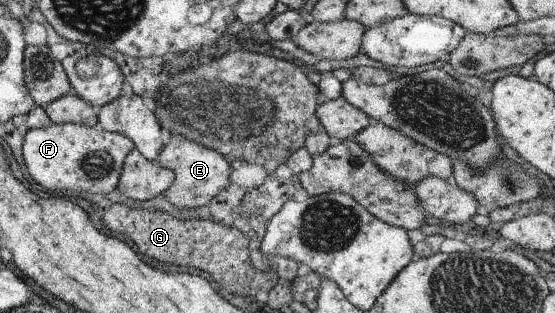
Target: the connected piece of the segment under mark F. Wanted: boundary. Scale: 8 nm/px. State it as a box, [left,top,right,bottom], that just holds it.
[23,124,135,194]

